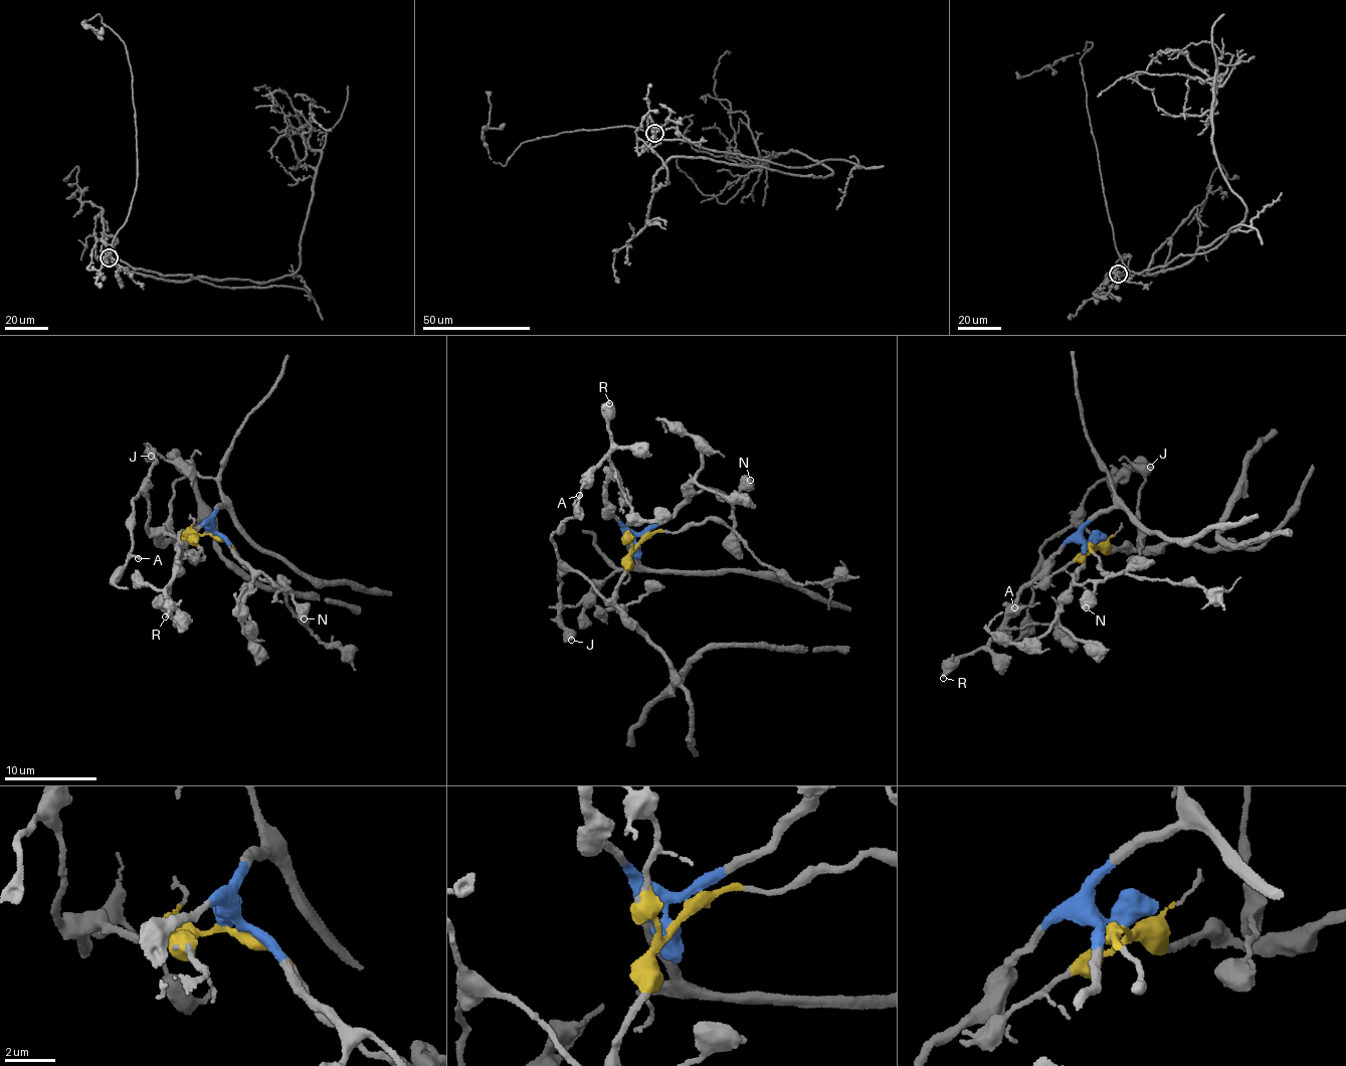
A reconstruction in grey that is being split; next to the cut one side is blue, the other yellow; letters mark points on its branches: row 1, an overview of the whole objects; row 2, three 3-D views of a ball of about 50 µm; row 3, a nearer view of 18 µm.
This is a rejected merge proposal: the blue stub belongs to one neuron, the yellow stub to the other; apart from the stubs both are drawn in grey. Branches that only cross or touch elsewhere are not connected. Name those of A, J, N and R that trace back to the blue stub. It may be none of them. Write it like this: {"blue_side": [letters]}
{"blue_side": ["N", "R"]}

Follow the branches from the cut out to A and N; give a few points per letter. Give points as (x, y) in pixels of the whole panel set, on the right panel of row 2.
A: (1093, 545), (1125, 550), (1080, 527), (1067, 527), (1040, 546), (1040, 570), (1034, 575), (1029, 605), (1014, 607)
N: (1091, 544), (1088, 541), (1083, 562), (1075, 576), (1076, 583), (1095, 585), (1086, 607)

